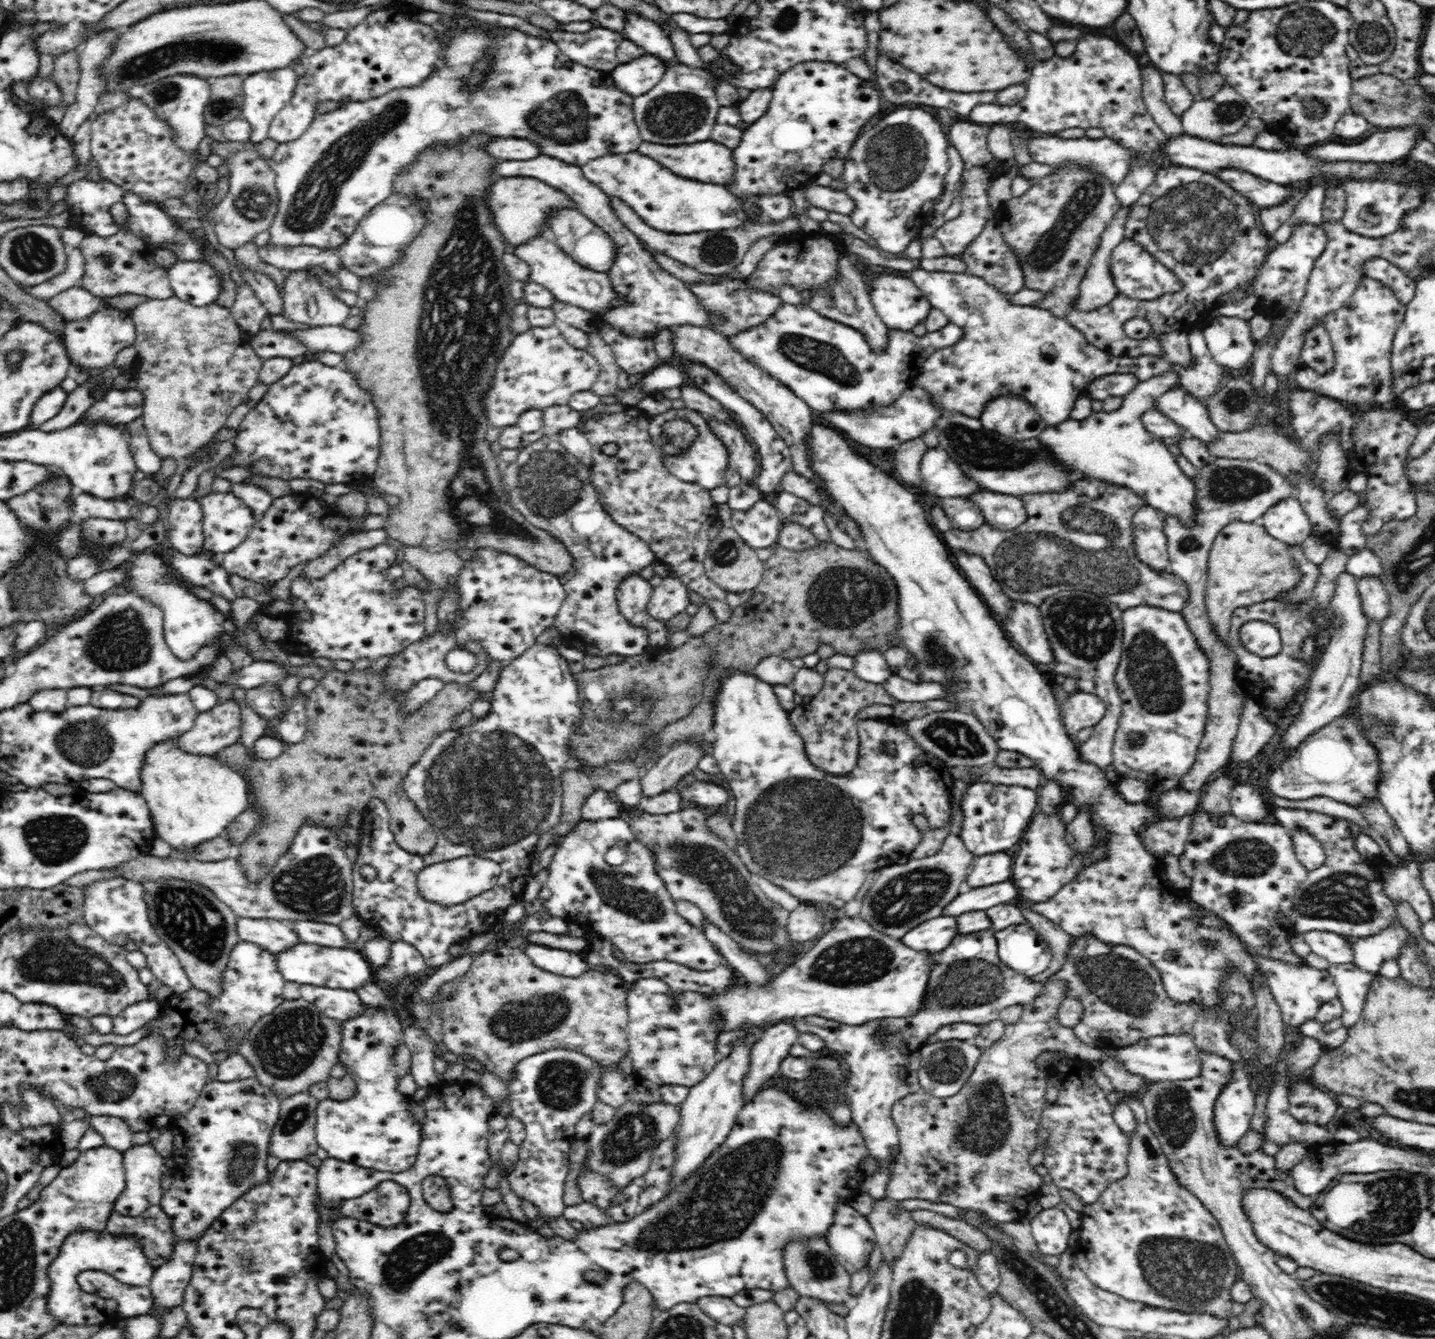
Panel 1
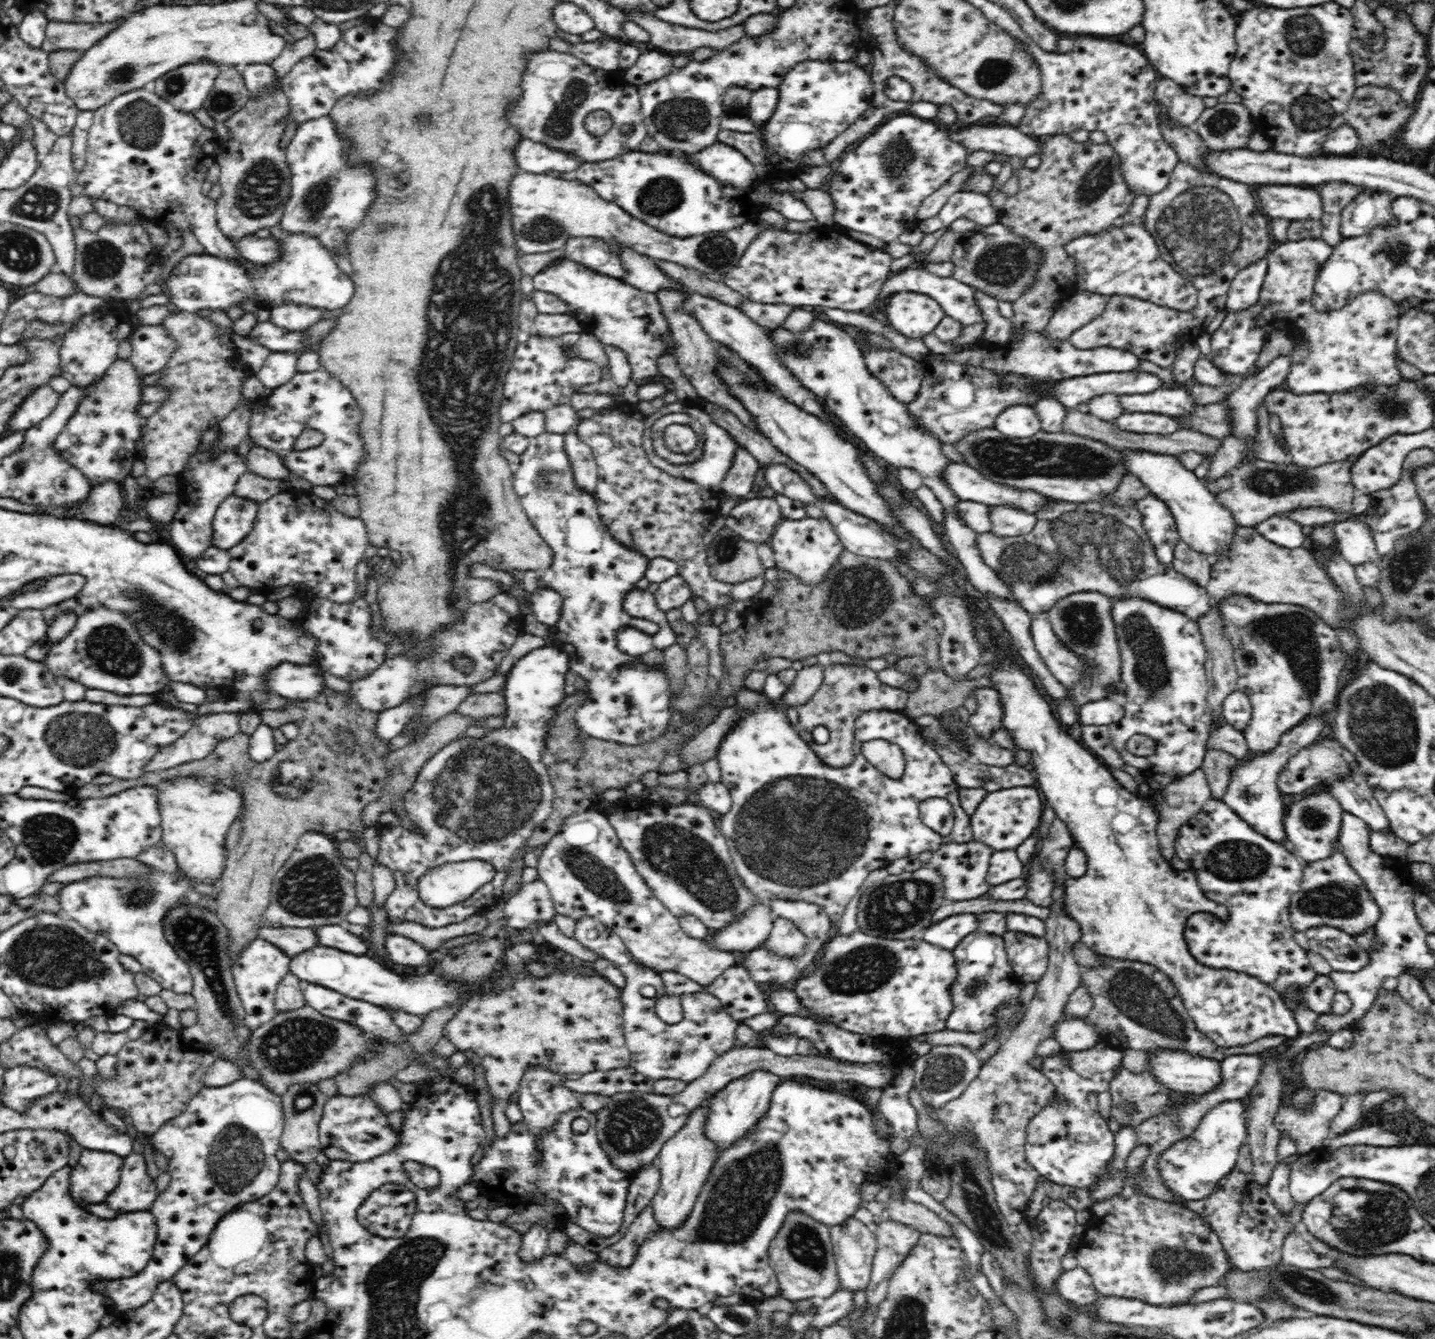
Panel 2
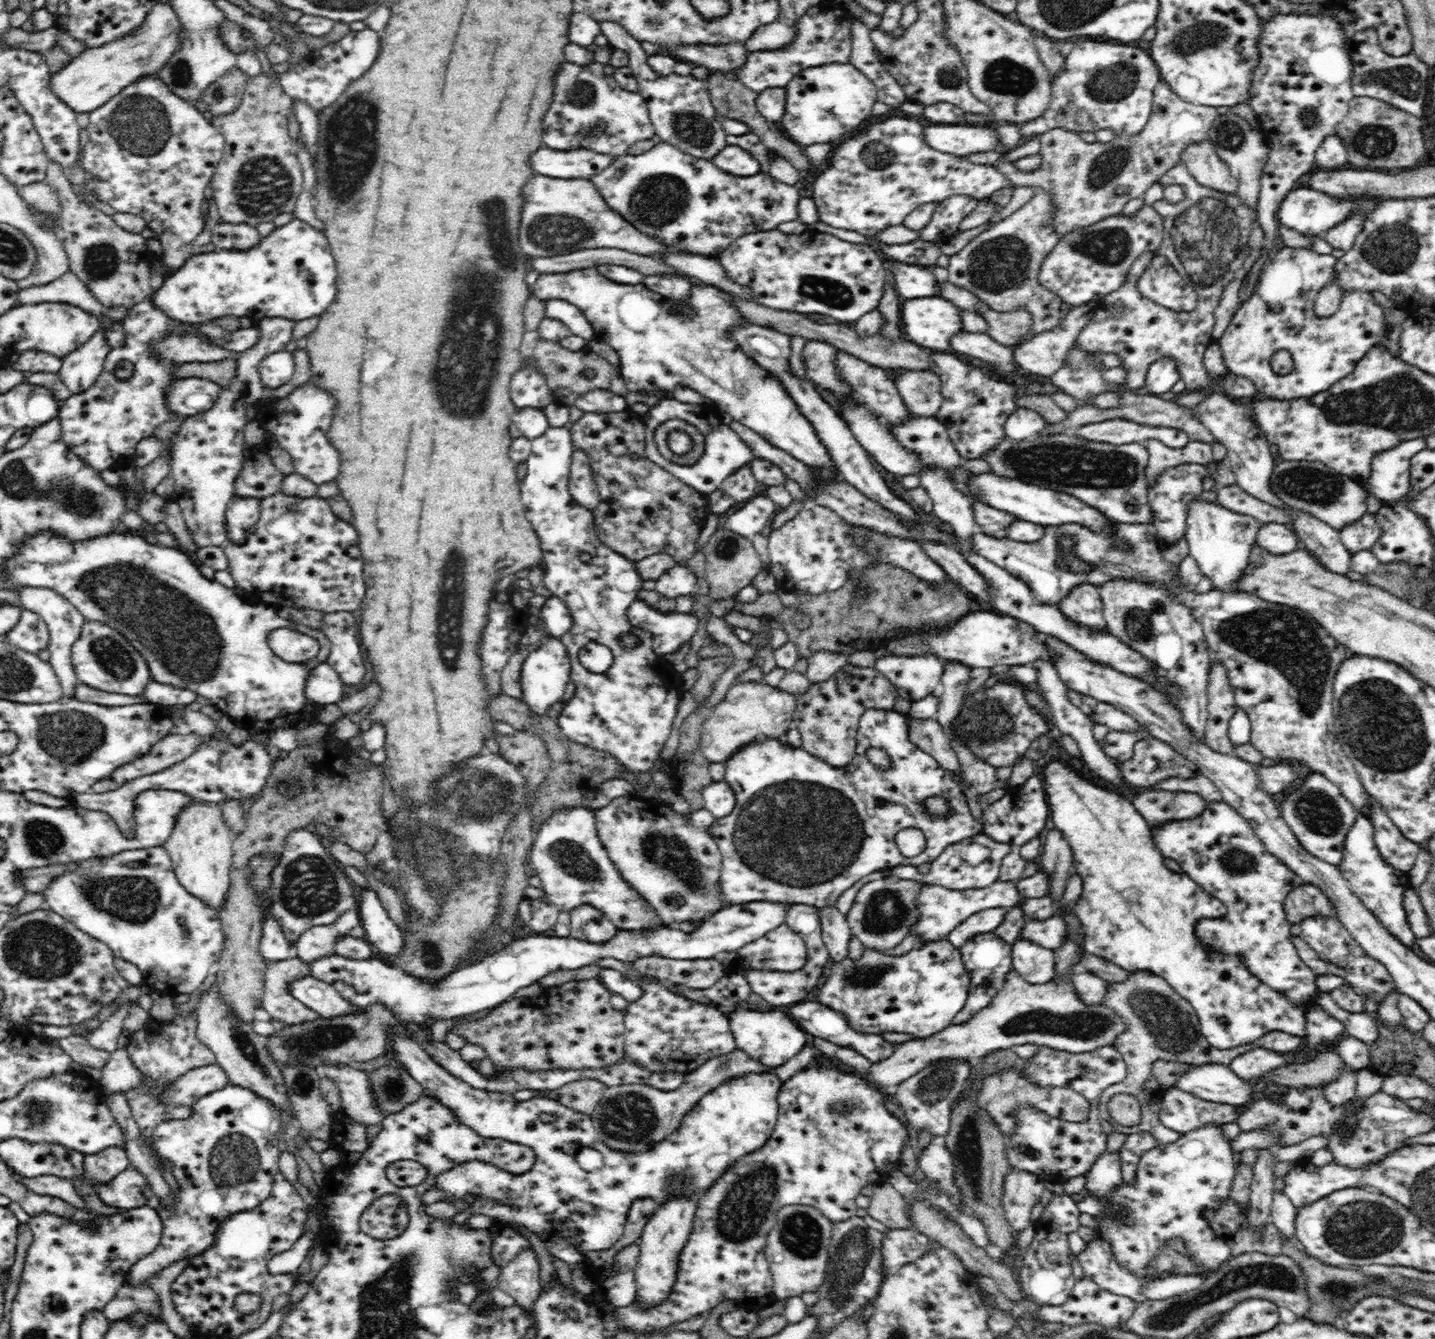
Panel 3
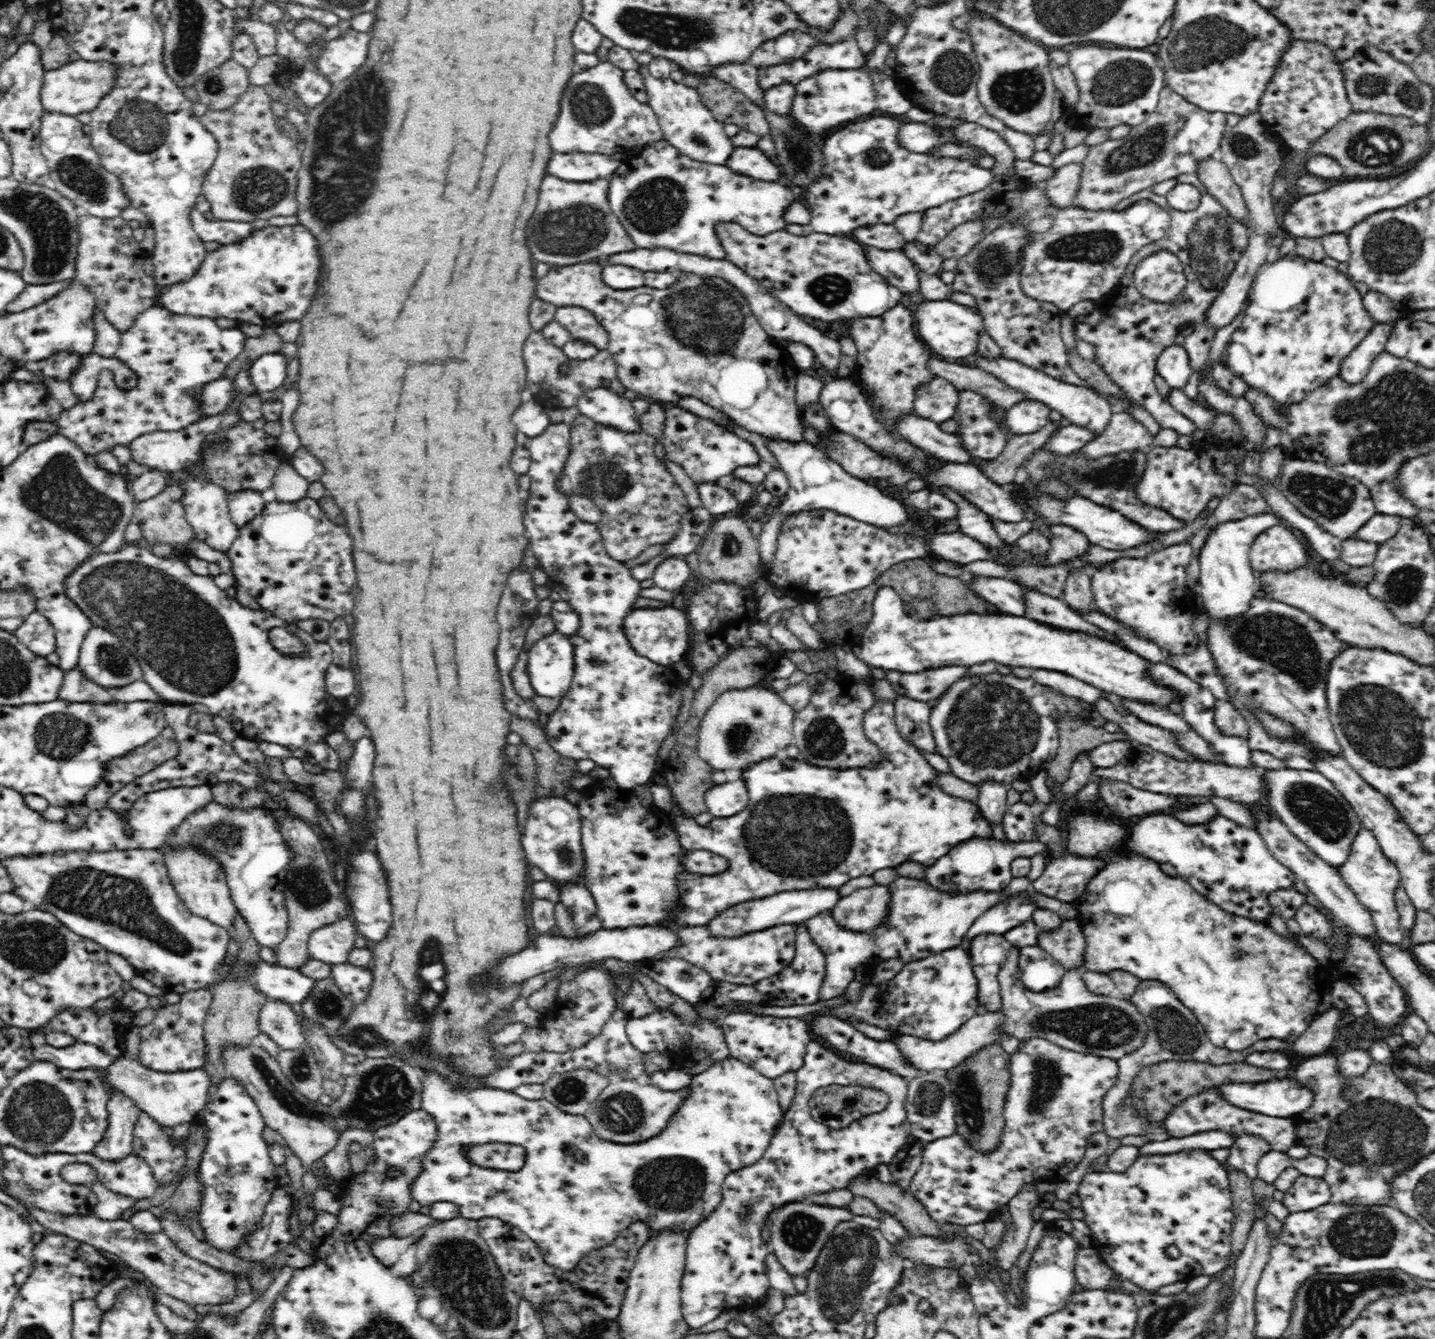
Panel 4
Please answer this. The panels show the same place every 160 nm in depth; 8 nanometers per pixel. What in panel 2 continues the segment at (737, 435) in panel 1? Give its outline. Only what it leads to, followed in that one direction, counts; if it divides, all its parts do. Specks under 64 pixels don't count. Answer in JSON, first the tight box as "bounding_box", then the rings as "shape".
{"bounding_box":[721,447,762,499],"shape":[[[742,447],[736,452],[732,468],[721,485],[721,491],[728,494],[728,497],[743,499],[754,490],[755,476],[762,468],[746,450]]]}

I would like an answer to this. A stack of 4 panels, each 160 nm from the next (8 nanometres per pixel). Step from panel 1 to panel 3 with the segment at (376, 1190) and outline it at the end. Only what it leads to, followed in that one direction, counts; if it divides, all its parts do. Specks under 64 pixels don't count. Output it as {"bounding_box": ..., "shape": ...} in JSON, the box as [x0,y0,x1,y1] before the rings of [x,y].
{"bounding_box":[359,1195,408,1238],"shape":[[[381,1195],[374,1199],[372,1206],[366,1207],[359,1218],[362,1232],[372,1238],[396,1238],[408,1224],[408,1210],[400,1197]]]}

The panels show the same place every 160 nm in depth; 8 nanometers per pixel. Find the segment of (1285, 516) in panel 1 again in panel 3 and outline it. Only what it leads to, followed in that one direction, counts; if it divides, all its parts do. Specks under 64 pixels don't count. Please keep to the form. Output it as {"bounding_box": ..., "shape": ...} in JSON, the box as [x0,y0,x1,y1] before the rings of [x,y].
{"bounding_box":[1255,523,1301,555],"shape":[[[1264,523],[1255,544],[1272,555],[1288,554],[1301,547],[1295,531],[1289,525],[1278,523]]]}

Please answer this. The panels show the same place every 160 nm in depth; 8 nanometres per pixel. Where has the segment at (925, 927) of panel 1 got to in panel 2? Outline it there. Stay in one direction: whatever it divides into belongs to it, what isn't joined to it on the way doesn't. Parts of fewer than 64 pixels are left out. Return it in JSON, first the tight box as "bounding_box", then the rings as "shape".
{"bounding_box":[921,914,981,950],"shape":[[[955,914],[944,919],[936,926],[926,927],[921,938],[941,948],[954,950],[970,934],[976,934],[980,928],[981,914]]]}

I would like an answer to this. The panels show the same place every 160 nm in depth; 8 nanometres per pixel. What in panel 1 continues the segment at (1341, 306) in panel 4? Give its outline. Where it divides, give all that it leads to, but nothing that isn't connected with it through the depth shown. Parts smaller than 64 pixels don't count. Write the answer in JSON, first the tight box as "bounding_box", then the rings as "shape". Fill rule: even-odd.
{"bounding_box":[1204,225,1406,408],"shape":[[[1298,225],[1292,236],[1285,244],[1278,244],[1266,255],[1257,275],[1253,278],[1253,288],[1259,297],[1259,313],[1274,320],[1281,317],[1284,311],[1288,311],[1293,319],[1301,307],[1302,298],[1306,294],[1309,276],[1316,259],[1324,252],[1328,244],[1325,230],[1322,226]],[[1364,277],[1346,307],[1330,312],[1316,322],[1330,335],[1334,368],[1320,374],[1300,364],[1292,374],[1298,388],[1316,391],[1338,401],[1344,400],[1359,408],[1387,406],[1397,402],[1398,394],[1393,391],[1391,354],[1405,310],[1406,305],[1398,300],[1392,289],[1373,278]],[[1218,316],[1204,330],[1214,360],[1227,371],[1246,367],[1257,347],[1248,320]]]}

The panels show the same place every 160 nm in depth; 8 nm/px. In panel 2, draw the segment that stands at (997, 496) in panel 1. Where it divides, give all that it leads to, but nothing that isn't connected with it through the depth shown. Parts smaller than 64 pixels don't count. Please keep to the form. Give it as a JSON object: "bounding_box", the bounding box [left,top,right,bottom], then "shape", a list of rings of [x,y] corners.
{"bounding_box":[991,508,1037,537],"shape":[[[991,508],[992,532],[1001,537],[1015,537],[1025,535],[1035,529],[1037,518],[1016,508]]]}

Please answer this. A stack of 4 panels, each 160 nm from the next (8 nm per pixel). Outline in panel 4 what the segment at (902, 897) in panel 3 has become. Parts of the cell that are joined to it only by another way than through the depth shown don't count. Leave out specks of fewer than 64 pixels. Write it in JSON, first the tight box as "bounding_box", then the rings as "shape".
{"bounding_box":[830,884,890,931],"shape":[[[876,884],[842,896],[830,910],[830,915],[845,930],[872,931],[886,921],[888,900],[890,890]]]}

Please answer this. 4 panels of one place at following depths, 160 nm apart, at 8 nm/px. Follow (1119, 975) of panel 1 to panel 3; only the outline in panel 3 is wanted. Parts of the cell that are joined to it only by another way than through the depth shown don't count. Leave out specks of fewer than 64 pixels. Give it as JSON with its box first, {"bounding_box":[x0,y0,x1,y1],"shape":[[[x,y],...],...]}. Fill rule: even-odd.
{"bounding_box":[1099,971,1303,1144],"shape":[[[1136,971],[1129,973],[1128,978],[1122,984],[1110,983],[1108,992],[1103,1002],[1113,1008],[1126,1023],[1126,1030],[1118,1035],[1115,1047],[1121,1054],[1126,1064],[1126,1078],[1118,1084],[1111,1084],[1102,1091],[1099,1098],[1099,1115],[1101,1120],[1109,1122],[1115,1132],[1126,1135],[1146,1132],[1152,1135],[1160,1144],[1172,1144],[1182,1134],[1170,1130],[1160,1122],[1159,1111],[1161,1107],[1162,1092],[1155,1076],[1151,1073],[1153,1063],[1157,1061],[1173,1061],[1186,1063],[1190,1066],[1216,1064],[1226,1066],[1232,1064],[1232,1060],[1241,1056],[1248,1050],[1256,1047],[1282,1053],[1286,1056],[1296,1052],[1303,1043],[1303,1038],[1288,1034],[1288,1032],[1268,1032],[1254,1040],[1250,1044],[1243,1044],[1233,1049],[1220,1050],[1212,1046],[1203,1036],[1199,1018],[1194,1007],[1184,998],[1181,998],[1168,984],[1158,975],[1150,971]],[[1115,1094],[1130,1094],[1140,1101],[1142,1118],[1140,1124],[1134,1126],[1122,1126],[1116,1124],[1110,1116],[1107,1104]]]}

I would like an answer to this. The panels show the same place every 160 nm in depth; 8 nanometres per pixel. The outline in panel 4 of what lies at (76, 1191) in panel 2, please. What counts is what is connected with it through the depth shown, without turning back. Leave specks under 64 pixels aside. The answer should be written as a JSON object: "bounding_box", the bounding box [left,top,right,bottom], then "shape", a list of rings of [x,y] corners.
{"bounding_box":[93,1086,140,1161],"shape":[[[110,1086],[107,1090],[108,1128],[93,1153],[104,1161],[114,1161],[133,1153],[133,1132],[140,1110],[119,1088]]]}

